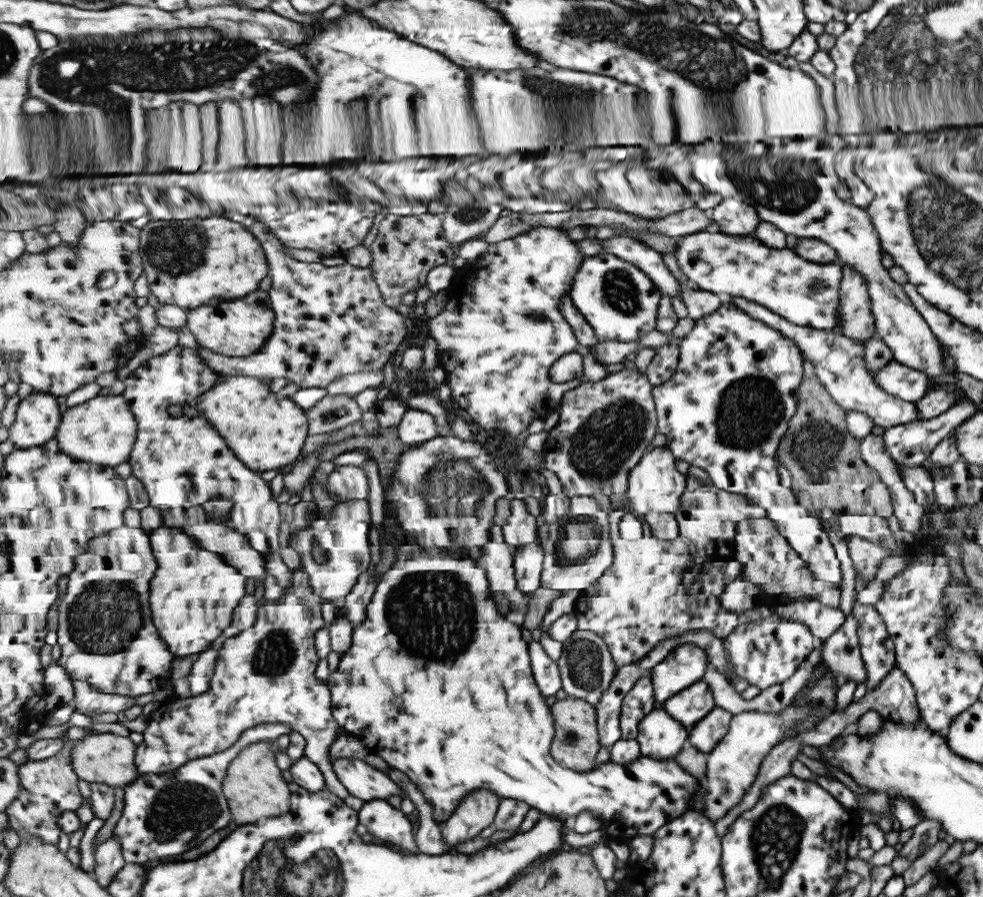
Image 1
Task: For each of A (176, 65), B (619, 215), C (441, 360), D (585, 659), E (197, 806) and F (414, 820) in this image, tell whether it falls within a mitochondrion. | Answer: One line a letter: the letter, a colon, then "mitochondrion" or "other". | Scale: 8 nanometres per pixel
A: mitochondrion
B: other
C: other
D: mitochondrion
E: mitochondrion
F: other

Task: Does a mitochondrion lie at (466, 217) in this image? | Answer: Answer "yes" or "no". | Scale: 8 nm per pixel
yes

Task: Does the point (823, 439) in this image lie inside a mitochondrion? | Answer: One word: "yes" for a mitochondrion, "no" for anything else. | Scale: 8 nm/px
yes

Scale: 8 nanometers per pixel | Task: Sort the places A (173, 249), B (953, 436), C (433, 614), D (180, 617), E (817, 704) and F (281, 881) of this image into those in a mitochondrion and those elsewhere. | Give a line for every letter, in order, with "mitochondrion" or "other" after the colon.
A: mitochondrion
B: other
C: mitochondrion
D: other
E: other
F: mitochondrion

